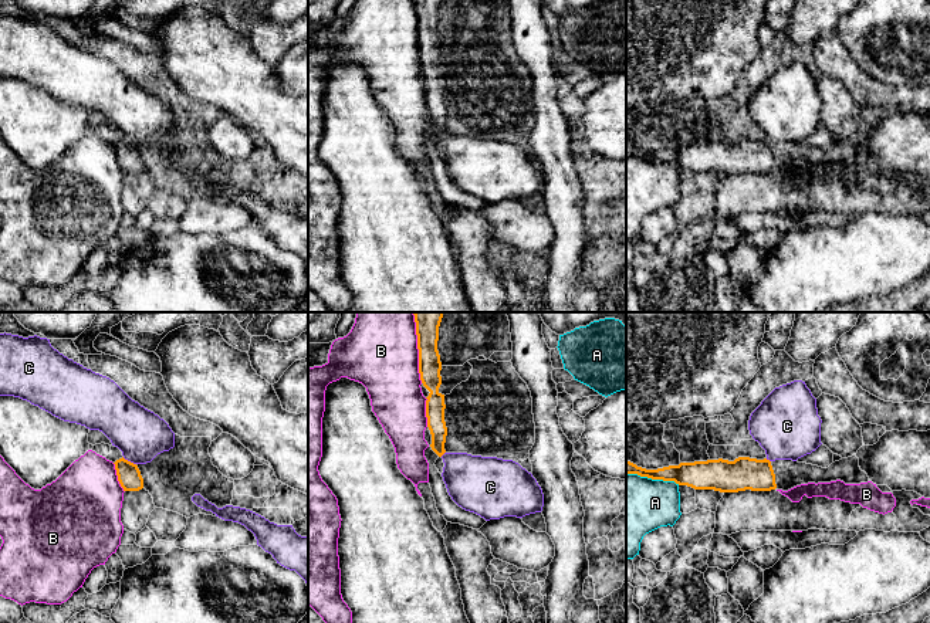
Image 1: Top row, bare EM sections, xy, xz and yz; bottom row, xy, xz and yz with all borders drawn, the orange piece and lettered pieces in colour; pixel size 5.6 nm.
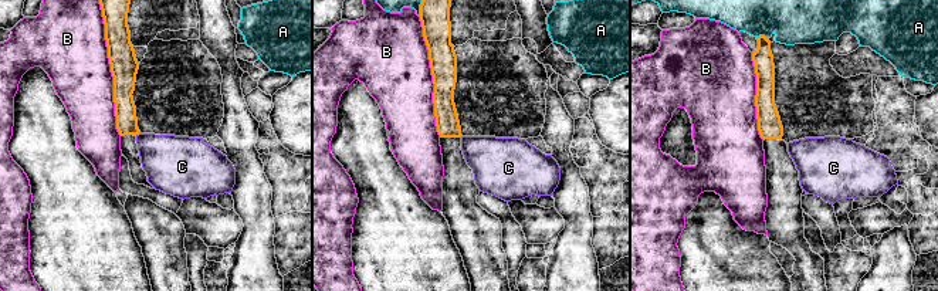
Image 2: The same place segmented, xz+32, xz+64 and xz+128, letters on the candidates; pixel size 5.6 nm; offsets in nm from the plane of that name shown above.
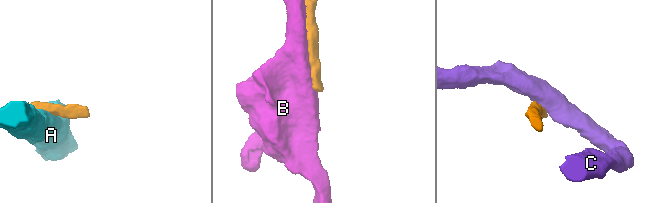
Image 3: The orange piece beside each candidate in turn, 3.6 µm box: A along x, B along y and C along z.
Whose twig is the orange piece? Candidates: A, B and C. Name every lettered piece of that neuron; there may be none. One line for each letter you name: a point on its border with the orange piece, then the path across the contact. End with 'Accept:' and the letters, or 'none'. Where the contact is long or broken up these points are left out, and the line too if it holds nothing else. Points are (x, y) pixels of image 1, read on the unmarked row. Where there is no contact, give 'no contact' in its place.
Accept: none

